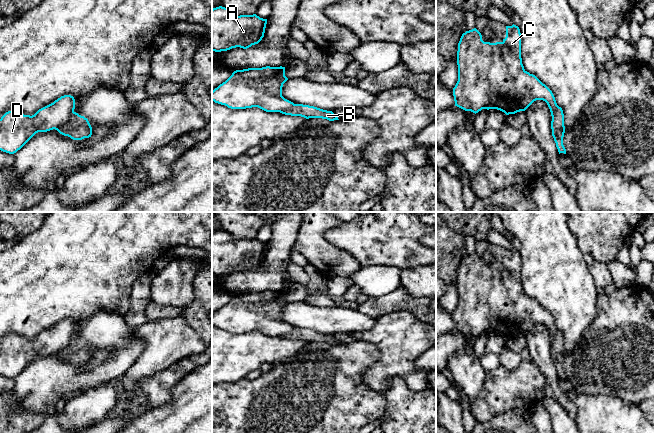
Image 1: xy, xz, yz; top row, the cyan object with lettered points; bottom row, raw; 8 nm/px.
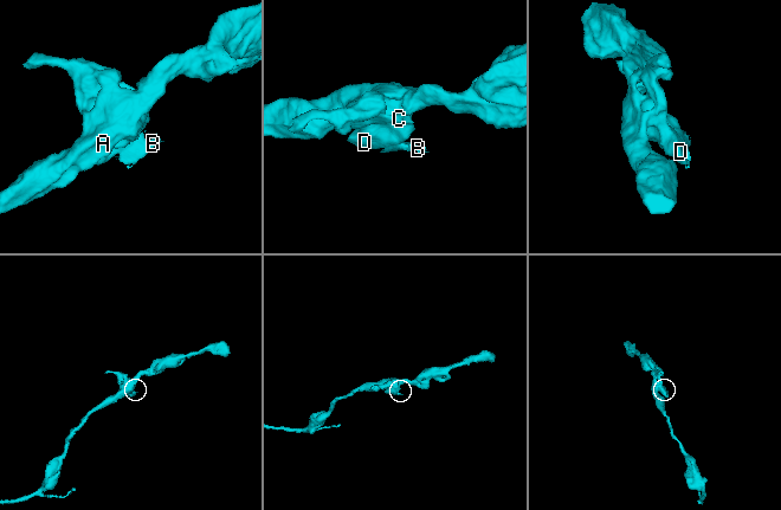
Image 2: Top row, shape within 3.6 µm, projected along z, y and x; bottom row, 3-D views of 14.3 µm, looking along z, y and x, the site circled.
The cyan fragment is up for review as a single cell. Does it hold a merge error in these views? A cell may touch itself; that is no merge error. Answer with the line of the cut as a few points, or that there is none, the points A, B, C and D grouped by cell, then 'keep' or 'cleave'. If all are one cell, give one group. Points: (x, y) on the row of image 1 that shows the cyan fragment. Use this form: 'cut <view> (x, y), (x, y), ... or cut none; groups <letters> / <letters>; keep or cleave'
cut xy (73, 110), (70, 116), (55, 129); groups A C D / B; cleave

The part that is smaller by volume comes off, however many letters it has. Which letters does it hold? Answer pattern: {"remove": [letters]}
{"remove": ["B"]}

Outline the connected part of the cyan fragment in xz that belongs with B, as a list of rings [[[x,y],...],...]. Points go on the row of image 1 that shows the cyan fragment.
[[[294,104],[291,108],[283,110],[280,113],[291,116],[301,116],[306,119],[322,118],[329,121],[339,120],[332,111],[327,111],[314,106],[303,104]]]

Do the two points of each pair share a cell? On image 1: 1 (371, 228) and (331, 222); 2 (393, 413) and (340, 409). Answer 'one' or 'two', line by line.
1: two
2: two

